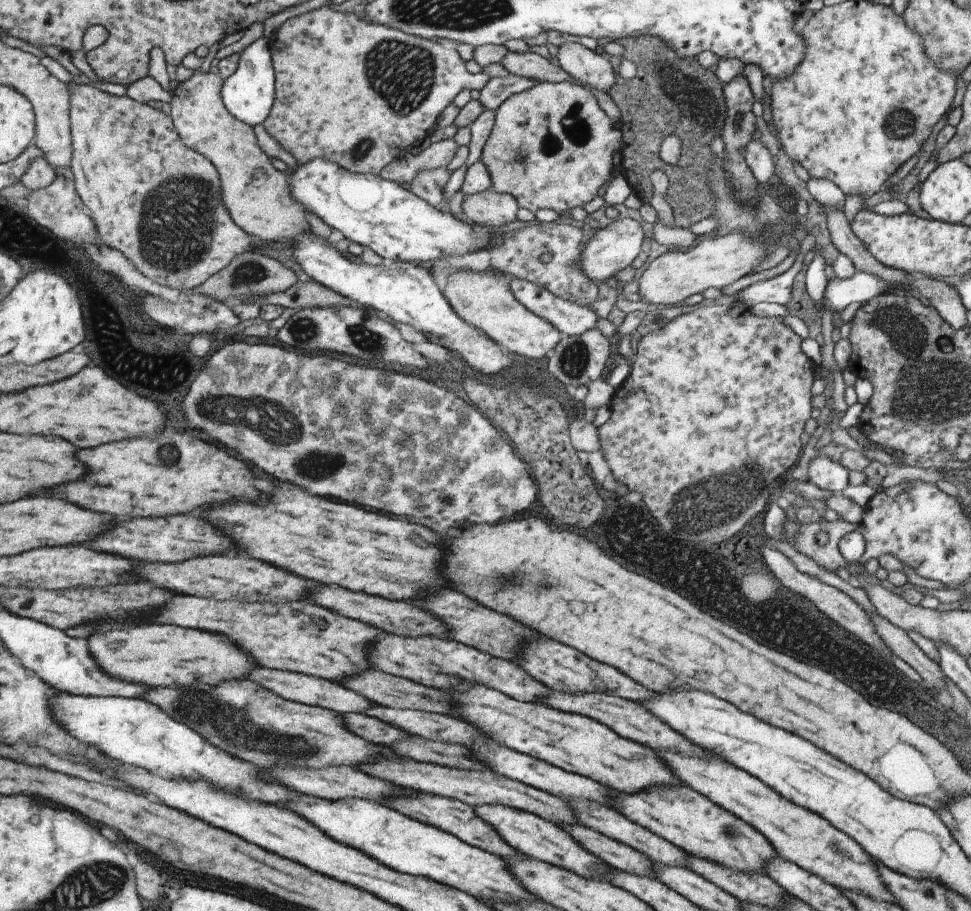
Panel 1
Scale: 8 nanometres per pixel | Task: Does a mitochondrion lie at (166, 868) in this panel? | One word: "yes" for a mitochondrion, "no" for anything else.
no

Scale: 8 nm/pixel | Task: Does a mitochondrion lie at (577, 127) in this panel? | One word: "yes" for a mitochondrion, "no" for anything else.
yes

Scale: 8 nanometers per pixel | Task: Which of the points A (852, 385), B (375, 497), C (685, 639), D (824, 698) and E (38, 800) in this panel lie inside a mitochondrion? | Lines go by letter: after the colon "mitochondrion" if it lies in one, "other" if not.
A: other
B: other
C: other
D: other
E: other

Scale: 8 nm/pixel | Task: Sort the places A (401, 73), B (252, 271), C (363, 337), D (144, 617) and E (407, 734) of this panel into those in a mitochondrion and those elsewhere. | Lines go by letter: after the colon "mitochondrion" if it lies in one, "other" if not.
A: mitochondrion
B: mitochondrion
C: mitochondrion
D: other
E: other

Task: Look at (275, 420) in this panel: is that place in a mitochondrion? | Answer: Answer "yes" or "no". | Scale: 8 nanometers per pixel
yes

